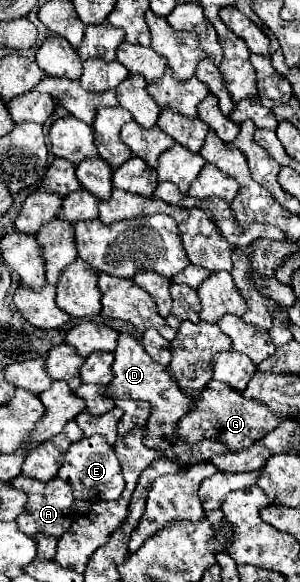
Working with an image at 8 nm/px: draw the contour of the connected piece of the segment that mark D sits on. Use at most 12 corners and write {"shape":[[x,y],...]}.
{"shape":[[133,334],[119,336],[111,400],[147,400],[146,446],[179,466],[227,452],[219,442],[175,438],[191,410],[171,372]]}

